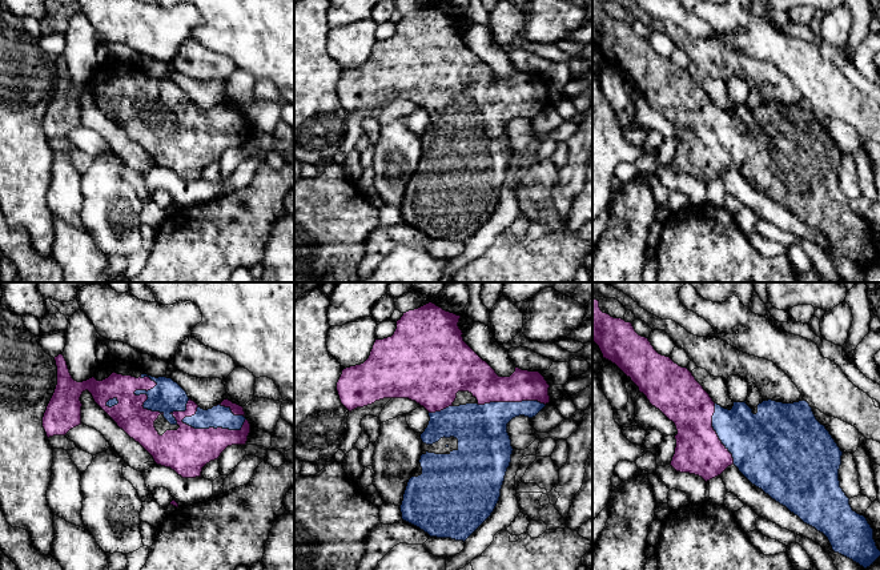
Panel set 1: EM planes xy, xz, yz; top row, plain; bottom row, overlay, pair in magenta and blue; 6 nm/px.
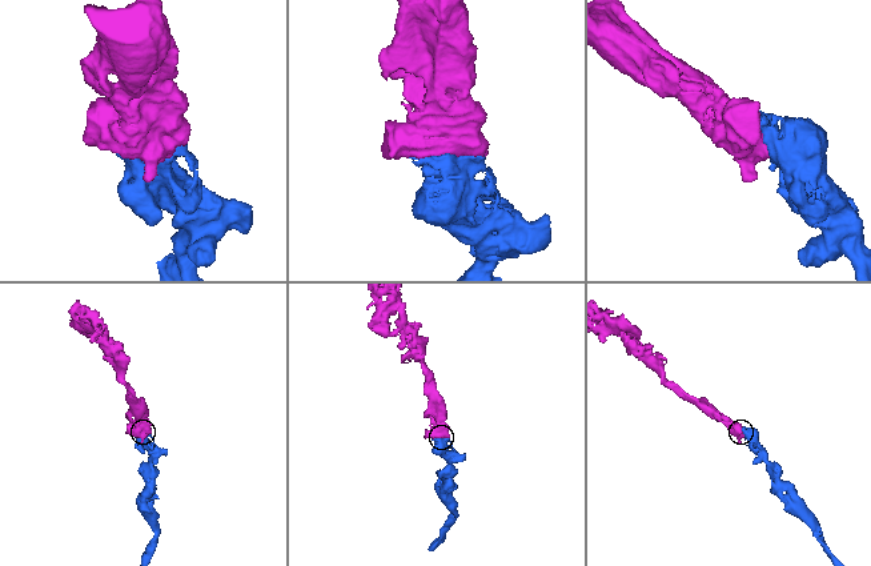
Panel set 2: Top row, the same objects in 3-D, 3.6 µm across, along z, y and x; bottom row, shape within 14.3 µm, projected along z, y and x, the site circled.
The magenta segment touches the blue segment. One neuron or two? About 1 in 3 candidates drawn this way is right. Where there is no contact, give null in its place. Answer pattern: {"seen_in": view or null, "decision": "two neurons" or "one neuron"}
{"seen_in": "xy", "decision": "one neuron"}

